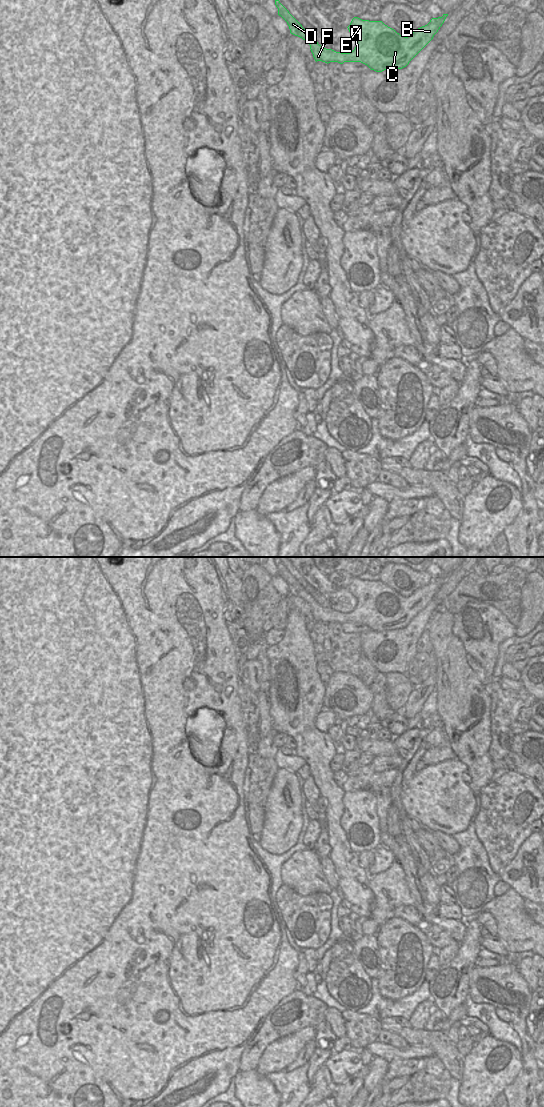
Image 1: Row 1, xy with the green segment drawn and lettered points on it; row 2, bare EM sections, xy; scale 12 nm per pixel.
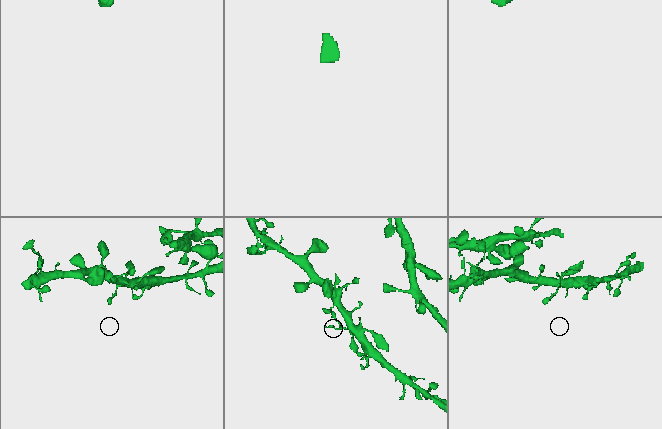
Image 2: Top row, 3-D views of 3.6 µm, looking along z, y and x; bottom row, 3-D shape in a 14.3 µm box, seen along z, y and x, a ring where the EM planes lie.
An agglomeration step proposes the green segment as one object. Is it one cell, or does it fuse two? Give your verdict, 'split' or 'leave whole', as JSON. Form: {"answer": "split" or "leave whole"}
{"answer": "leave whole"}

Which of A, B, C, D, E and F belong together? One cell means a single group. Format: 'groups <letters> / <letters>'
groups A B C D E F

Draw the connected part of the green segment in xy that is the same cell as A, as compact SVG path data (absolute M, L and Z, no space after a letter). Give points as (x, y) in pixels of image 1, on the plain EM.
M275 560L275 565L278 568L278 575L287 582L290 593L302 598L310 605L316 622L322 621L327 624L361 622L376 632L406 627L433 599L448 576L448 574L443 574L442 577L432 578L427 585L418 588L408 597L400 595L382 581L354 577L347 588L357 599L357 605L352 612L341 613L323 608L279 560Z

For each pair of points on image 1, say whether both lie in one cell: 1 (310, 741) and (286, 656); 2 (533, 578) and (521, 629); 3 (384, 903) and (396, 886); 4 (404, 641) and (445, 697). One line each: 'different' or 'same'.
1: same
2: same
3: same
4: different

